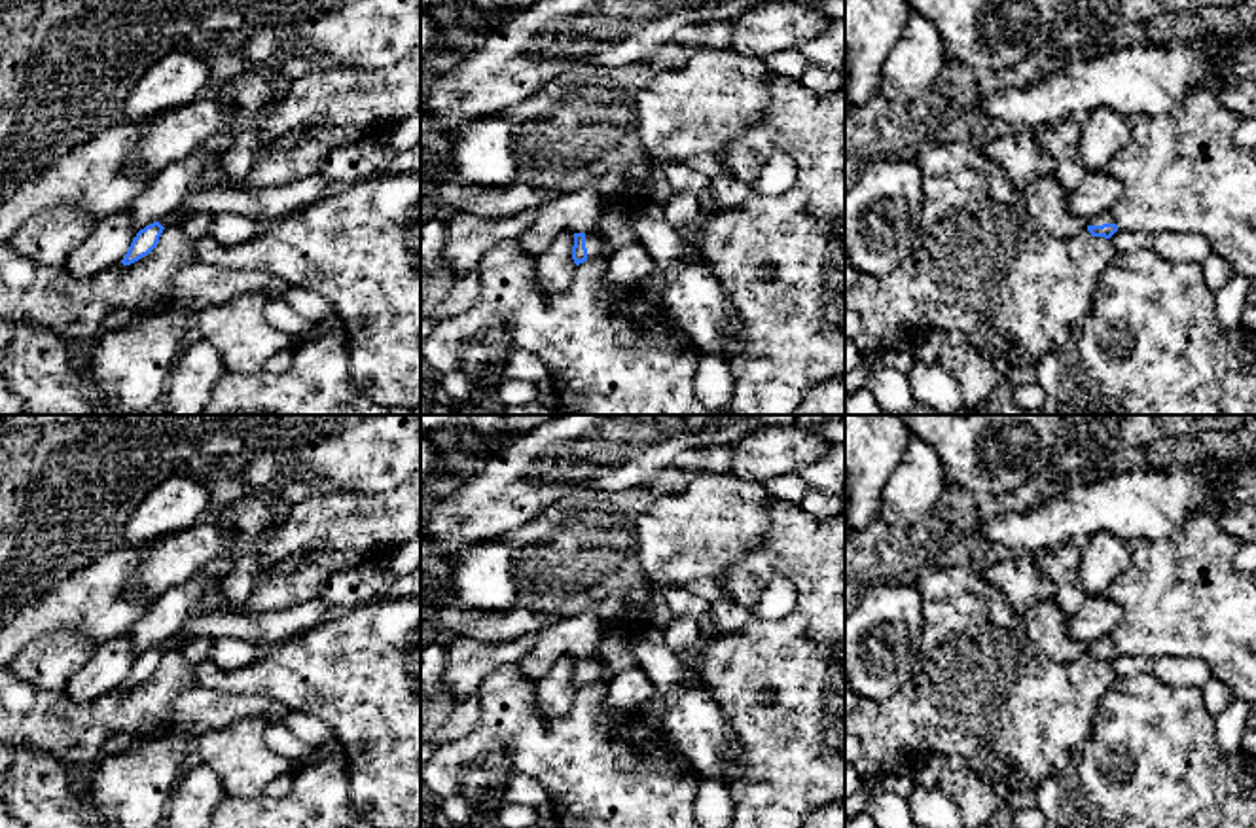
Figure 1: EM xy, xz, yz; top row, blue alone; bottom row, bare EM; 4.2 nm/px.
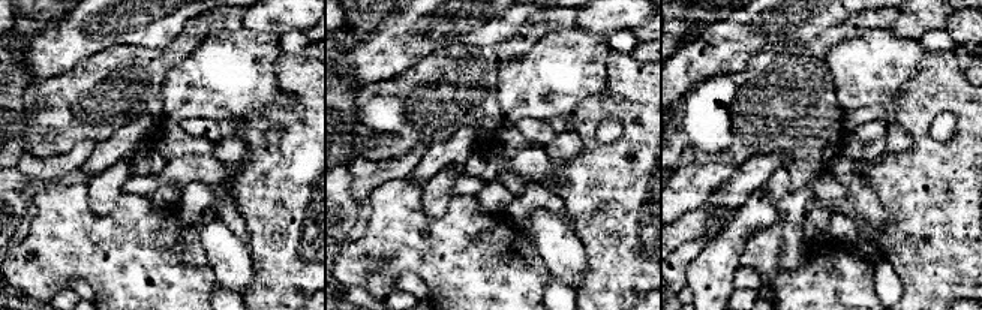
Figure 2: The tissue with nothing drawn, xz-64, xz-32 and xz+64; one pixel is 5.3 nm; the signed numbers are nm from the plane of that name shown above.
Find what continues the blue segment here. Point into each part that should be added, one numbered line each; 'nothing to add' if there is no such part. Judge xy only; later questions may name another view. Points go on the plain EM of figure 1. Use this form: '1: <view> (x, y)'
1: xy (268, 630)

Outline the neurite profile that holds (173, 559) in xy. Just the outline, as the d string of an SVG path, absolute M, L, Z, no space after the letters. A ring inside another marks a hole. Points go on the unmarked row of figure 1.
M210 517L142 546L129 597L153 603L188 582L218 555L231 551L233 536Z

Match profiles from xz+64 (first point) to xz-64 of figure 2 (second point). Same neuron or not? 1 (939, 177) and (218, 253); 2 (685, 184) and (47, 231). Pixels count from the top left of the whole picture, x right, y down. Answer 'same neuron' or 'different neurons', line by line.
1: different neurons
2: different neurons

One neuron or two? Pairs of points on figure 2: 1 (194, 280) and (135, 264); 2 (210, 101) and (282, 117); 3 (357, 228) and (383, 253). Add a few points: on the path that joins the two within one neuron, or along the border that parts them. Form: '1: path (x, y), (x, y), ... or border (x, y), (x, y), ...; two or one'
1: path (179, 280), (159, 280), (150, 271); one
2: border (288, 108), (254, 110), (237, 125); two
3: border (369, 201), (368, 229), (359, 238), (345, 243); two

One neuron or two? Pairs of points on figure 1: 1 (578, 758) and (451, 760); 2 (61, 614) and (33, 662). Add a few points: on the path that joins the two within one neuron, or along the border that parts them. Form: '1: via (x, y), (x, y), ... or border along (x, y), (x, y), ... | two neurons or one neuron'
1: via (546, 749), (529, 739), (484, 739) | one neuron
2: border along (95, 637), (52, 630), (38, 633), (19, 652) | two neurons

